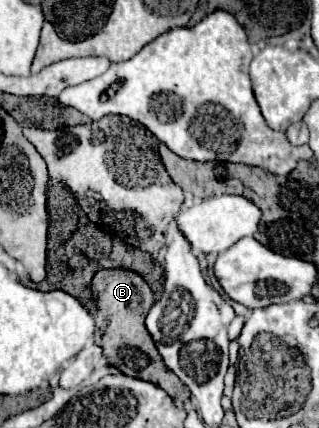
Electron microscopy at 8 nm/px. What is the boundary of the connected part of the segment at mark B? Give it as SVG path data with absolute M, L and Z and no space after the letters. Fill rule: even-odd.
M102 269L94 275L90 287L92 287L92 297L96 301L96 307L100 309L102 317L106 319L104 327L96 331L96 343L102 347L108 365L114 365L124 375L156 383L172 399L182 397L184 385L170 369L166 369L166 365L162 363L162 357L156 351L156 345L154 345L150 333L144 327L148 309L154 303L154 295L148 287L148 283L134 271Z

